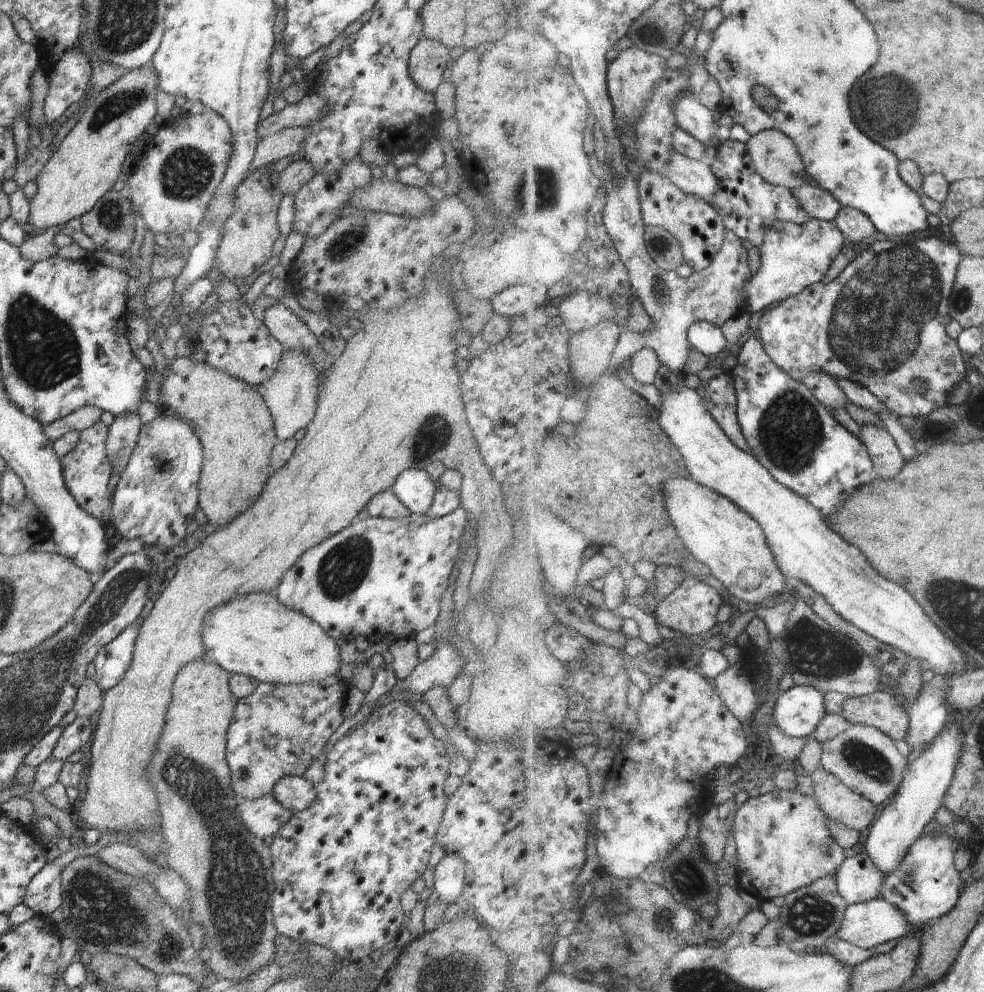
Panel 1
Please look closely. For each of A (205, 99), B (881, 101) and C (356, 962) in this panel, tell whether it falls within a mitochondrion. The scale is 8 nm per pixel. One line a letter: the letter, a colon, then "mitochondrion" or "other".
A: other
B: mitochondrion
C: other

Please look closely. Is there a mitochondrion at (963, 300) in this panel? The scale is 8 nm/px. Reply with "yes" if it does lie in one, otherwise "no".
yes

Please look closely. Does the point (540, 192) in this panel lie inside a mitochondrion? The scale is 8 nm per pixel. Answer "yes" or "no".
yes

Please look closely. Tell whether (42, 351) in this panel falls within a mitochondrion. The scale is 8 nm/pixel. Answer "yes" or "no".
yes

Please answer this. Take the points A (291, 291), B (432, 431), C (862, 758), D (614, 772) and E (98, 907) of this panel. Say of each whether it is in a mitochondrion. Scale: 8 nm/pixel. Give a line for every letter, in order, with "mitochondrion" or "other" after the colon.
A: other
B: mitochondrion
C: mitochondrion
D: other
E: mitochondrion

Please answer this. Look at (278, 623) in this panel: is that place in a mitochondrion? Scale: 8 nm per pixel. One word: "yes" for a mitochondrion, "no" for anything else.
no

